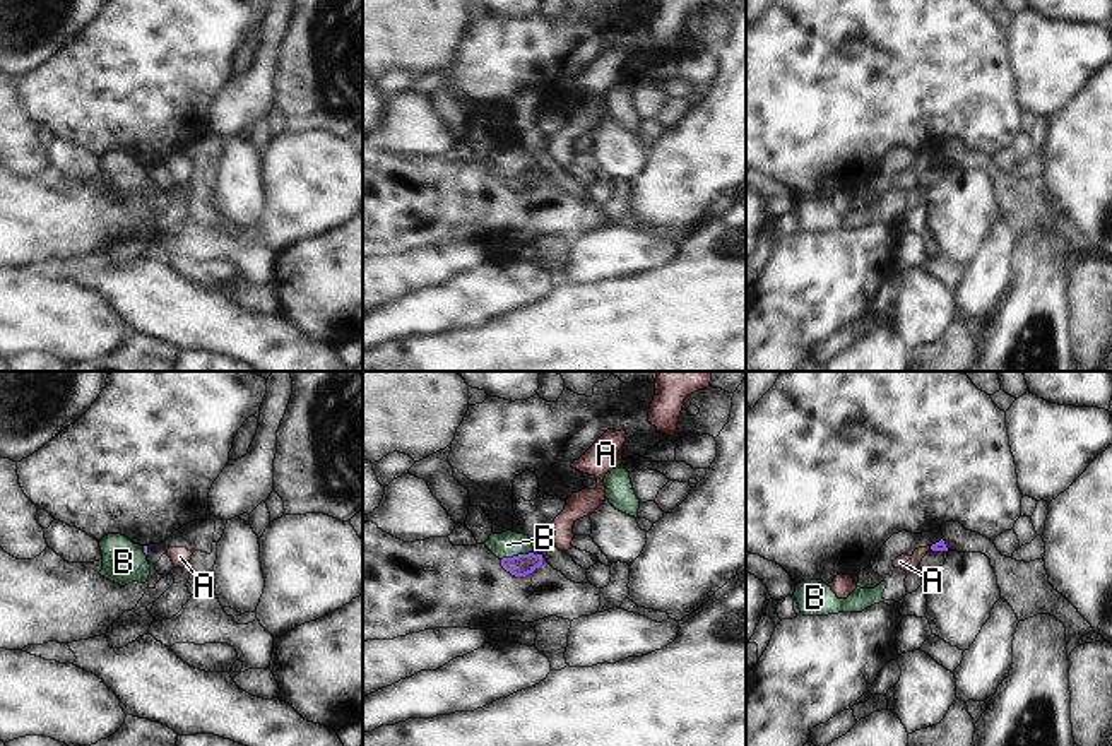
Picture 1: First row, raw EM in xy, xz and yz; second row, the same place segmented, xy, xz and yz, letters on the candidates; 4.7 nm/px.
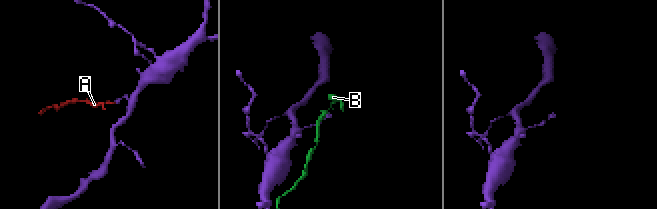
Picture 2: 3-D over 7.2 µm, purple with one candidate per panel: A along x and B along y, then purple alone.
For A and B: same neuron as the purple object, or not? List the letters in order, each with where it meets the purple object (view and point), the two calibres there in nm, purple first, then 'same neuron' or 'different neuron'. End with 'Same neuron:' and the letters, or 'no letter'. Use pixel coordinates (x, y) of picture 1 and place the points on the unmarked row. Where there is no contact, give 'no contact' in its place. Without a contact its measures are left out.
A: meets purple in yz at (931, 165); 50 nm thick on the purple side, 60 nm on the other; different neuron
B: meets purple in xz at (515, 173); 100 nm thick on the purple side, 130 nm on the other; different neuron
Same neuron: no letter

